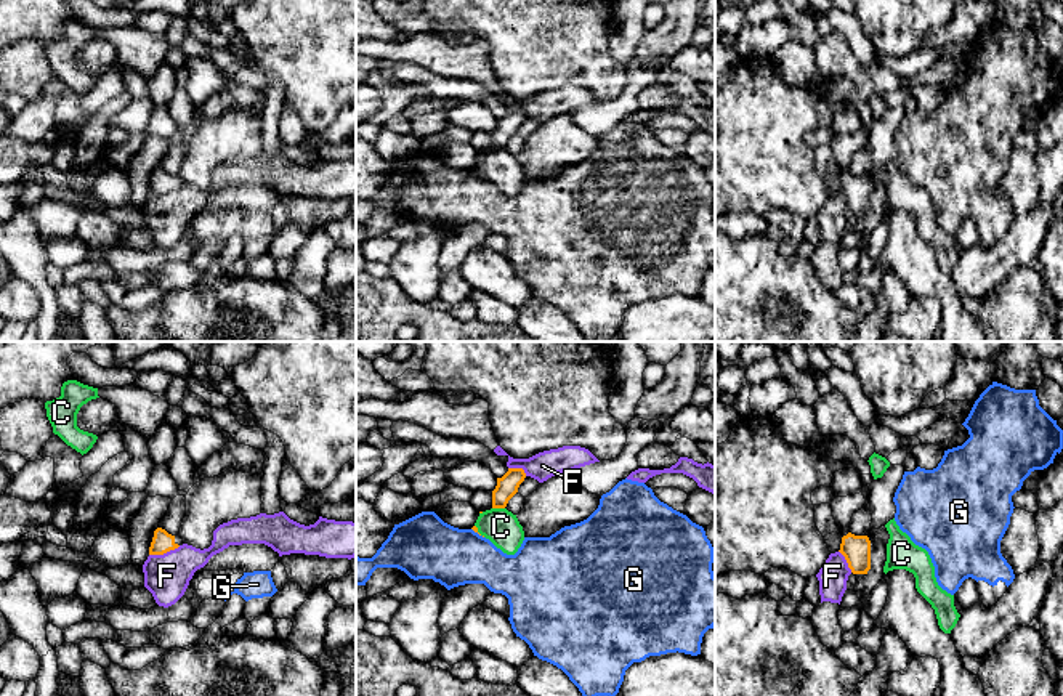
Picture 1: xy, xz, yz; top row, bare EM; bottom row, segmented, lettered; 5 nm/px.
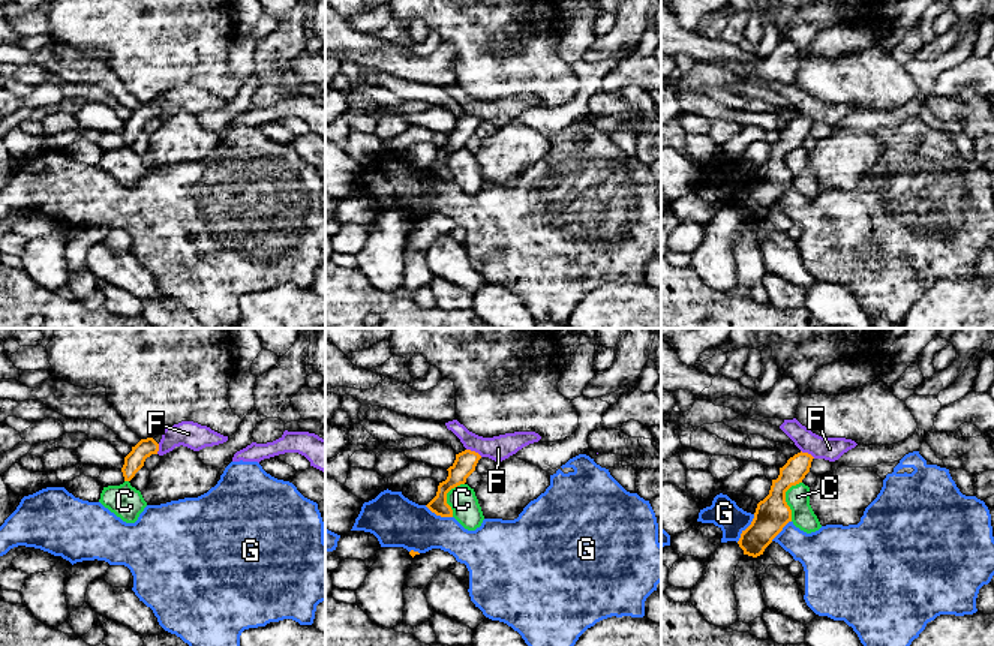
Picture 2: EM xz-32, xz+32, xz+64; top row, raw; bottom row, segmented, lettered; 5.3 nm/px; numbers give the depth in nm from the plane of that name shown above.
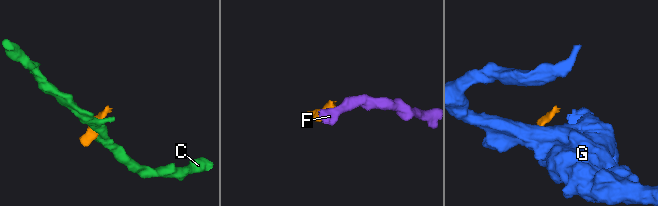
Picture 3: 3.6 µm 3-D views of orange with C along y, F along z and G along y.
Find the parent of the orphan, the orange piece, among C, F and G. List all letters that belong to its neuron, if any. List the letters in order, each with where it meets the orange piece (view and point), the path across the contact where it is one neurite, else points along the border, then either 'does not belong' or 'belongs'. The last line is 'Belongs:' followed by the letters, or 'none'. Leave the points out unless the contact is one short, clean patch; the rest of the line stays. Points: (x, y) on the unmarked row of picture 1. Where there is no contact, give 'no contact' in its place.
C: meets orange in xz at (499, 148); border along xz (493, 148), (504, 149); does not belong
F: meets orange in xy at (164, 193); border along xy (180, 186), (149, 196); does not belong
G: meets orange in xz at (478, 174); border along xz (472, 169), (483, 178); does not belong
Belongs: none

